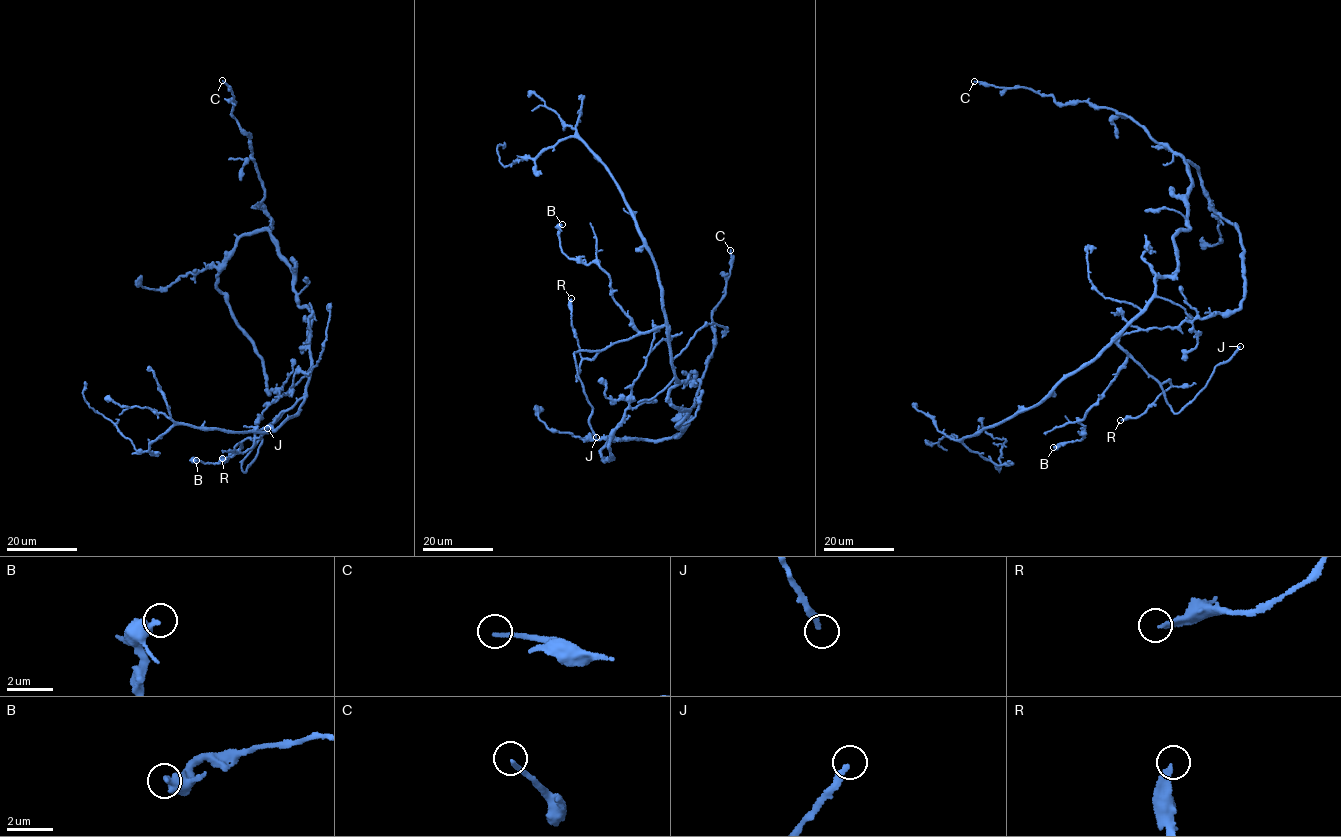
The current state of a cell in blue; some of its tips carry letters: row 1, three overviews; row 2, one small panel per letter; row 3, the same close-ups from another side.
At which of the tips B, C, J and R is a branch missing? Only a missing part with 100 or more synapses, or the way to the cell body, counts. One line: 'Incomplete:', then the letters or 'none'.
Incomplete: J

